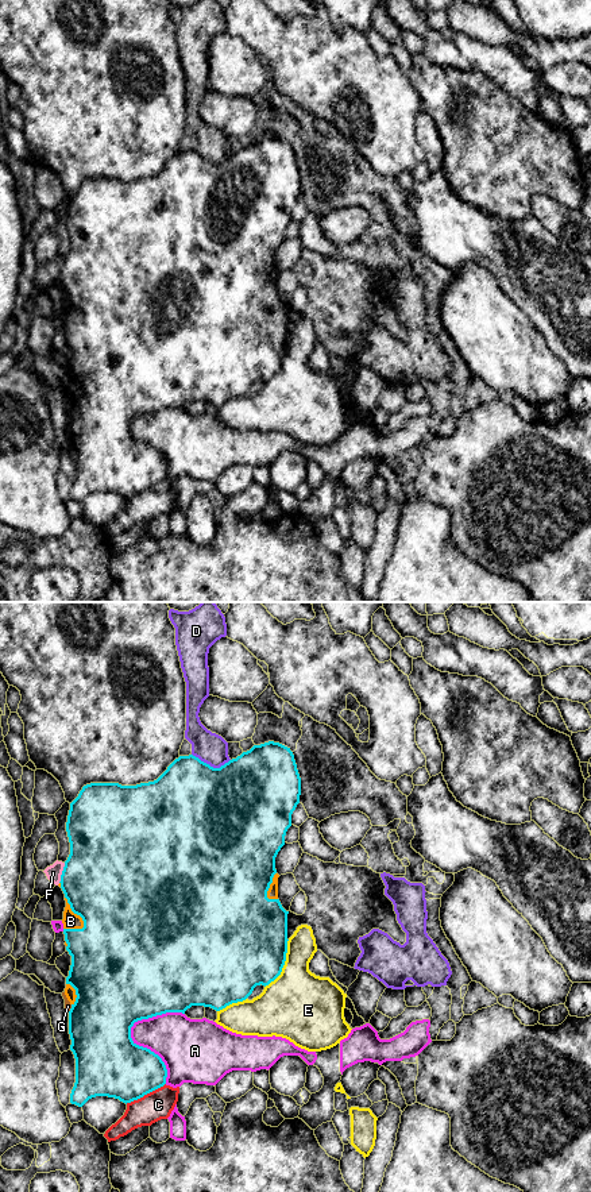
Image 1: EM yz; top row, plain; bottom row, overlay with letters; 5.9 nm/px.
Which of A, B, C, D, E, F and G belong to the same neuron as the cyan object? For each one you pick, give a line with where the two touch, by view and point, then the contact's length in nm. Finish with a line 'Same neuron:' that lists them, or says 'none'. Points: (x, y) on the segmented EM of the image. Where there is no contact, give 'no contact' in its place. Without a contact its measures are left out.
B: yz (76, 913) | 220 nm
Same neuron: B

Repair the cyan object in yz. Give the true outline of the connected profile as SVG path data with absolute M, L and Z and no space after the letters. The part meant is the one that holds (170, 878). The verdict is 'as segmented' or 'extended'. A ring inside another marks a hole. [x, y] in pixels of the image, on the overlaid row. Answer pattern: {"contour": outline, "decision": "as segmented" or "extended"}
{"contour": "M269 741L254 745L220 768L213 768L198 757L179 756L154 782L136 786L119 783L90 783L82 787L70 803L66 832L70 855L65 861L59 887L65 894L63 934L66 950L72 956L65 995L72 1004L69 1011L70 1050L76 1058L76 1083L70 1103L82 1107L89 1099L108 1096L131 1103L166 1084L167 1069L162 1058L147 1048L136 1045L131 1038L135 1022L166 1012L182 1012L192 1006L210 1007L216 1011L246 1000L256 985L269 985L282 972L287 953L287 914L278 899L278 877L275 857L285 845L285 836L291 826L291 814L300 803L301 778L290 748Z", "decision": "extended"}

